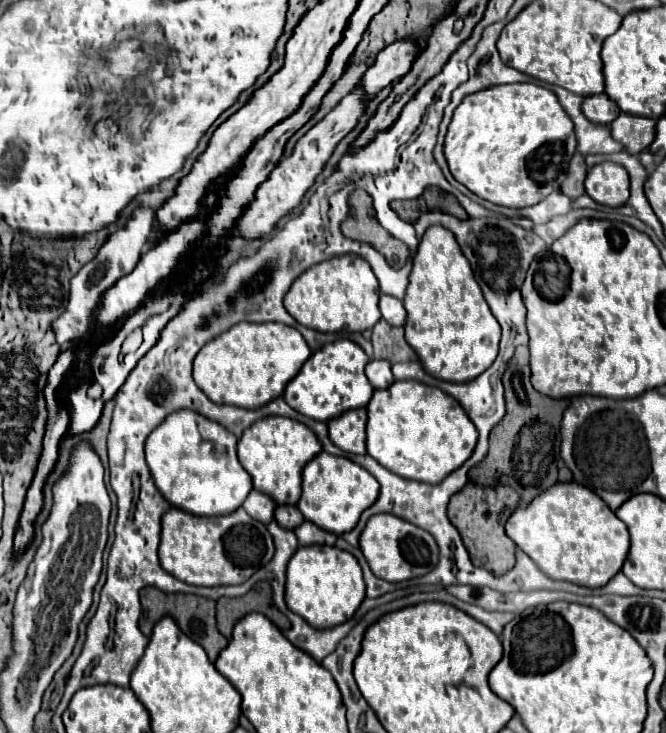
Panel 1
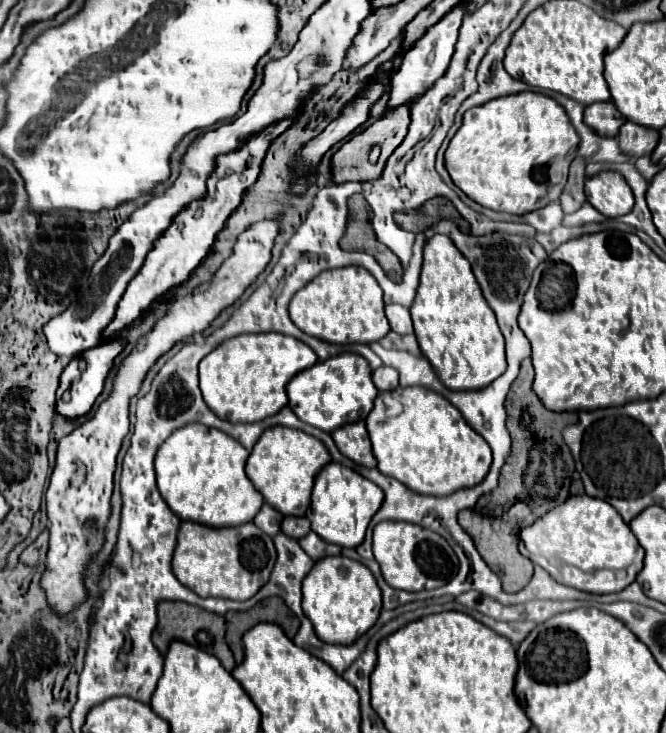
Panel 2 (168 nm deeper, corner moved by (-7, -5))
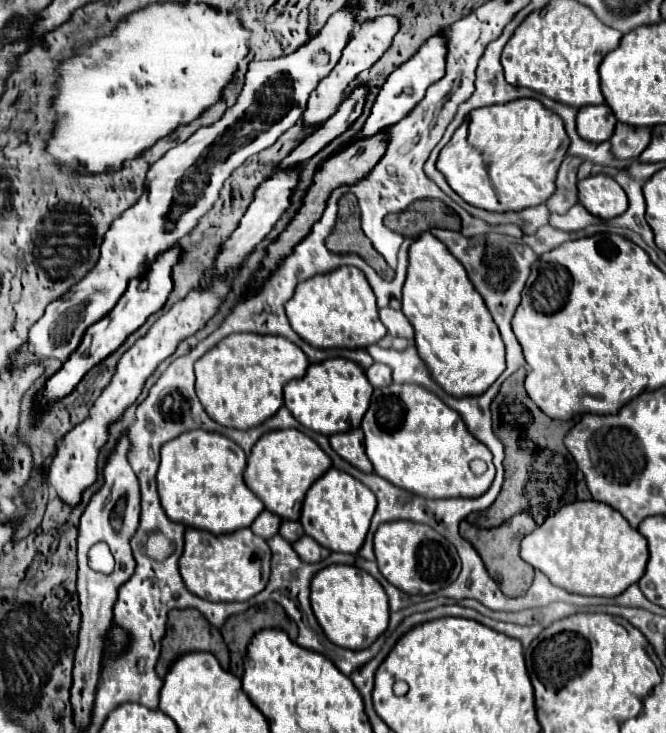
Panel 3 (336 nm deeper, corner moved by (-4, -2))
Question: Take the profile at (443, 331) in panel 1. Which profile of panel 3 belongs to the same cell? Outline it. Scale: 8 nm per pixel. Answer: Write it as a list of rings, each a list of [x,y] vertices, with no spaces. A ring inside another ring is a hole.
[[[423,233],[409,247],[403,313],[415,329],[421,359],[447,393],[455,397],[485,393],[505,371],[505,347],[483,297],[475,291],[463,265],[431,233]]]

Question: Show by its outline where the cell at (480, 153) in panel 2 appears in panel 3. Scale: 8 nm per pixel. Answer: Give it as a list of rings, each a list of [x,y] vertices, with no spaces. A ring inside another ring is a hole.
[[[537,99],[475,109],[441,149],[437,169],[467,203],[487,211],[521,211],[545,203],[555,193],[559,165],[569,139],[559,115]]]

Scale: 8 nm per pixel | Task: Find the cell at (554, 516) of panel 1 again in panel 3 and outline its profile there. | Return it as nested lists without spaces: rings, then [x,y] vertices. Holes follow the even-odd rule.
[[[591,499],[563,505],[535,527],[533,533],[525,535],[521,541],[521,557],[565,591],[615,597],[641,579],[649,551],[643,535],[633,529],[617,509]]]

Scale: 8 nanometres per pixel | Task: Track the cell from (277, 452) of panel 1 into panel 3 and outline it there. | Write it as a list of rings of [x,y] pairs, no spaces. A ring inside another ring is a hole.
[[[279,429],[261,435],[261,439],[251,449],[245,467],[245,483],[263,501],[265,509],[279,515],[281,519],[297,521],[307,489],[329,467],[331,459],[311,437],[297,429]]]

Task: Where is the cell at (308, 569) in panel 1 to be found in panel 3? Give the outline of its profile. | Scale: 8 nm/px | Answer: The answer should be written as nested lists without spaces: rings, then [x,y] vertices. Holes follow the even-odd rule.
[[[333,563],[311,579],[311,607],[327,639],[345,649],[369,647],[389,623],[387,595],[377,579],[355,565]]]

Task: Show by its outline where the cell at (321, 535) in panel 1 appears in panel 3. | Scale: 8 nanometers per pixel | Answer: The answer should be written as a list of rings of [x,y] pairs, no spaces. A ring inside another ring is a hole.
[[[303,535],[299,541],[295,541],[295,543],[293,543],[293,549],[295,549],[297,555],[299,555],[303,561],[307,561],[307,563],[317,563],[317,561],[329,557],[329,553],[331,553],[329,549],[325,549],[325,547],[319,545],[319,543],[315,543],[315,539],[311,539],[311,537],[307,537],[307,535]]]

